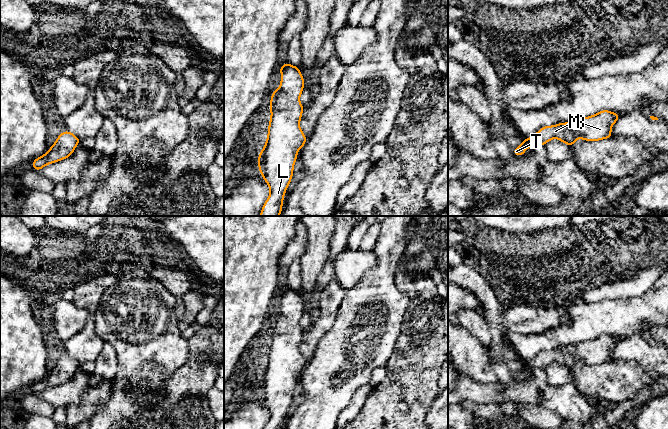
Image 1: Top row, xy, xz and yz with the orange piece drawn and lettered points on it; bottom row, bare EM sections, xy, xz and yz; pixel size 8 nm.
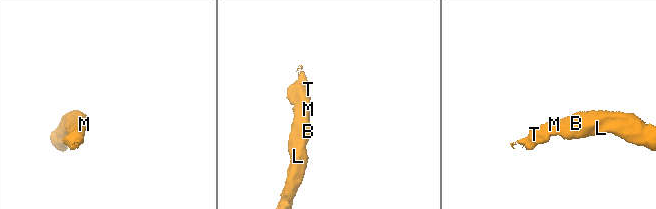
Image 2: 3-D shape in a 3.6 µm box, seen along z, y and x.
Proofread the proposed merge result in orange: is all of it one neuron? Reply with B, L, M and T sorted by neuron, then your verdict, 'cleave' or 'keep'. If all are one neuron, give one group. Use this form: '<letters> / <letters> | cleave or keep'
B L M T | keep

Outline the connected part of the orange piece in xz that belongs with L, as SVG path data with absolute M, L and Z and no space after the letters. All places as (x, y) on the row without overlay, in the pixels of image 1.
M288 287L279 294L282 298L281 309L271 319L268 361L257 385L259 395L270 412L264 429L282 429L293 400L297 375L307 365L299 350L304 333L299 325L304 302L299 291Z

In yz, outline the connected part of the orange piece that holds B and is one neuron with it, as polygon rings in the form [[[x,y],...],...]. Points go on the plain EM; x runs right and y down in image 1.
[[[608,334],[600,335],[596,339],[579,342],[574,346],[559,347],[554,350],[541,352],[534,360],[524,363],[523,367],[513,374],[514,379],[521,380],[528,371],[543,370],[553,362],[571,371],[575,364],[582,362],[586,365],[598,365],[611,362],[612,349],[620,342],[616,337]]]

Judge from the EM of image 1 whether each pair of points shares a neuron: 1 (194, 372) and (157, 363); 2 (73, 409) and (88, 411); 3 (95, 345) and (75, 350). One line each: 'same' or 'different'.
1: different
2: same
3: same

